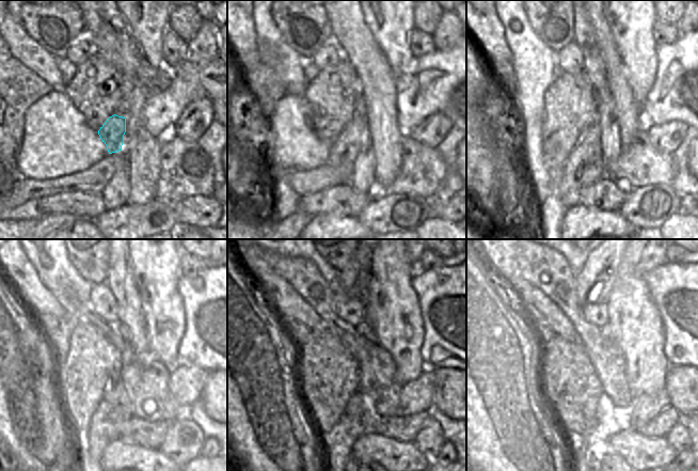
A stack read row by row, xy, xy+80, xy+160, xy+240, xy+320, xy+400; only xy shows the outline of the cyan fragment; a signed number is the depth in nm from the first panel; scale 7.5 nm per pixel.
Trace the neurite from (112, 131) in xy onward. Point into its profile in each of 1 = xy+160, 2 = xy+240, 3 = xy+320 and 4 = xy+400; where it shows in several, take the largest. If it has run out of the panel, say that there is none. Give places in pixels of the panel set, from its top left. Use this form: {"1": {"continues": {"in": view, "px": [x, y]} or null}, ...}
{"1": {"continues": {"in": "xy+160", "px": [585, 166]}}, "2": {"continues": {"in": "xy+240", "px": [115, 408]}}, "3": {"continues": {"in": "xy+320", "px": [354, 421]}}, "4": {"continues": {"in": "xy+400", "px": [580, 455]}}}

